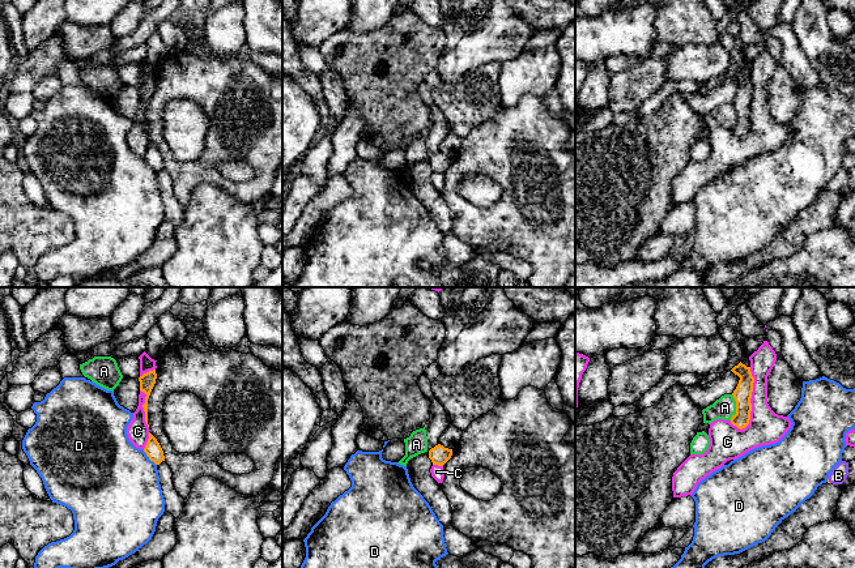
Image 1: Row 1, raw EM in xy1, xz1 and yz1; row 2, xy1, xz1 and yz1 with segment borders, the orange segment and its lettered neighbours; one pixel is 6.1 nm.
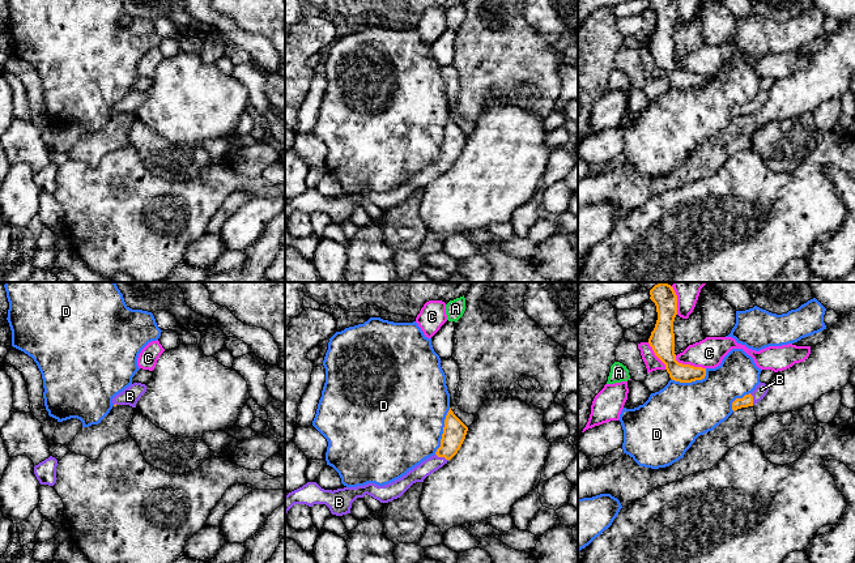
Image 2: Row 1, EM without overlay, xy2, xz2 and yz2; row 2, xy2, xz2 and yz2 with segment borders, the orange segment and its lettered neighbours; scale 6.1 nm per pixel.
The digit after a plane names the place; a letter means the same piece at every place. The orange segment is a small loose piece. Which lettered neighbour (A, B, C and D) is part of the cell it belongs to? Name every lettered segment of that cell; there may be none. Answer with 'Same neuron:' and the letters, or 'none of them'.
Same neuron: B

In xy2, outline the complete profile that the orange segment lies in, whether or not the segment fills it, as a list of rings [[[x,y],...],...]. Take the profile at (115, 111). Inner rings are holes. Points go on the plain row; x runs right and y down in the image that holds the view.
[[[133,90],[128,95],[126,95],[123,99],[116,102],[112,106],[114,114],[116,112],[129,112],[132,115],[136,115],[137,108],[140,105],[146,99],[146,93],[141,90]]]

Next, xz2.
[[[450,115],[444,127],[441,154],[435,162],[422,169],[401,185],[384,193],[367,191],[365,193],[344,195],[333,199],[322,196],[316,189],[307,189],[285,204],[285,221],[288,221],[294,212],[306,212],[309,214],[326,212],[332,222],[343,223],[350,221],[352,210],[357,205],[363,205],[366,201],[380,210],[392,209],[400,205],[413,191],[424,189],[428,183],[447,171],[460,157],[467,138],[468,135]]]

